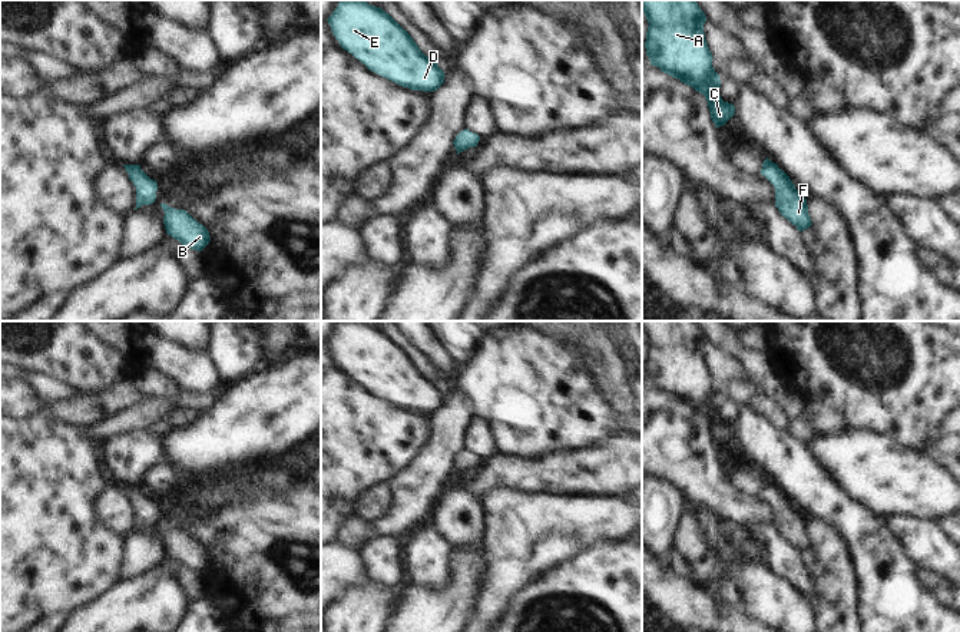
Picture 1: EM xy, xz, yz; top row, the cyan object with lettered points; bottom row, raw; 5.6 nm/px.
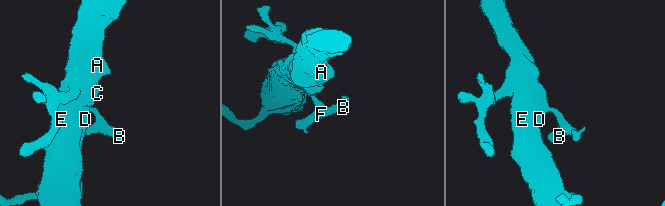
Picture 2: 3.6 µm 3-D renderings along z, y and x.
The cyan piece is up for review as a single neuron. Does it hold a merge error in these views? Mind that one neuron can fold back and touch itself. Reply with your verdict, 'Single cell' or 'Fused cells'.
Single cell.

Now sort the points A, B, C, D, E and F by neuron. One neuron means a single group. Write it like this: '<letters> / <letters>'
A B C D E F

